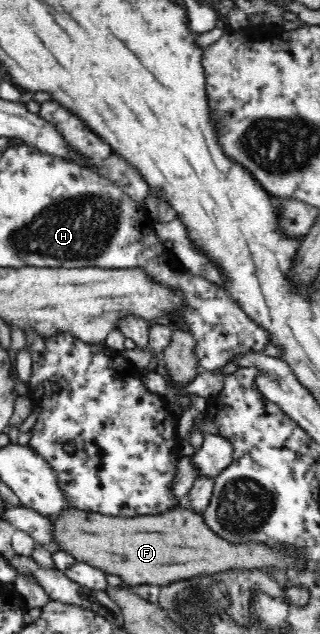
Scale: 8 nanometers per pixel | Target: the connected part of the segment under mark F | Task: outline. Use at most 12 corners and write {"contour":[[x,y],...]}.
{"contour":[[68,505],[48,540],[128,586],[296,565],[232,547],[199,513],[120,518]]}

